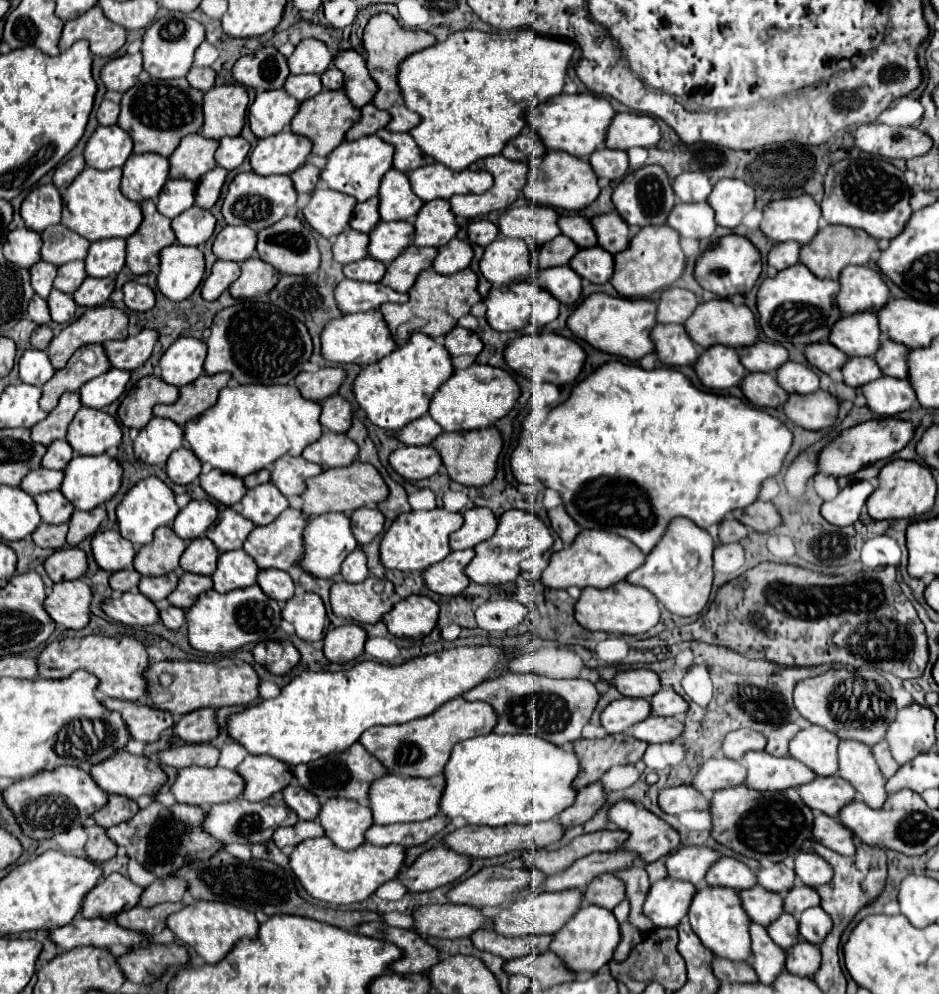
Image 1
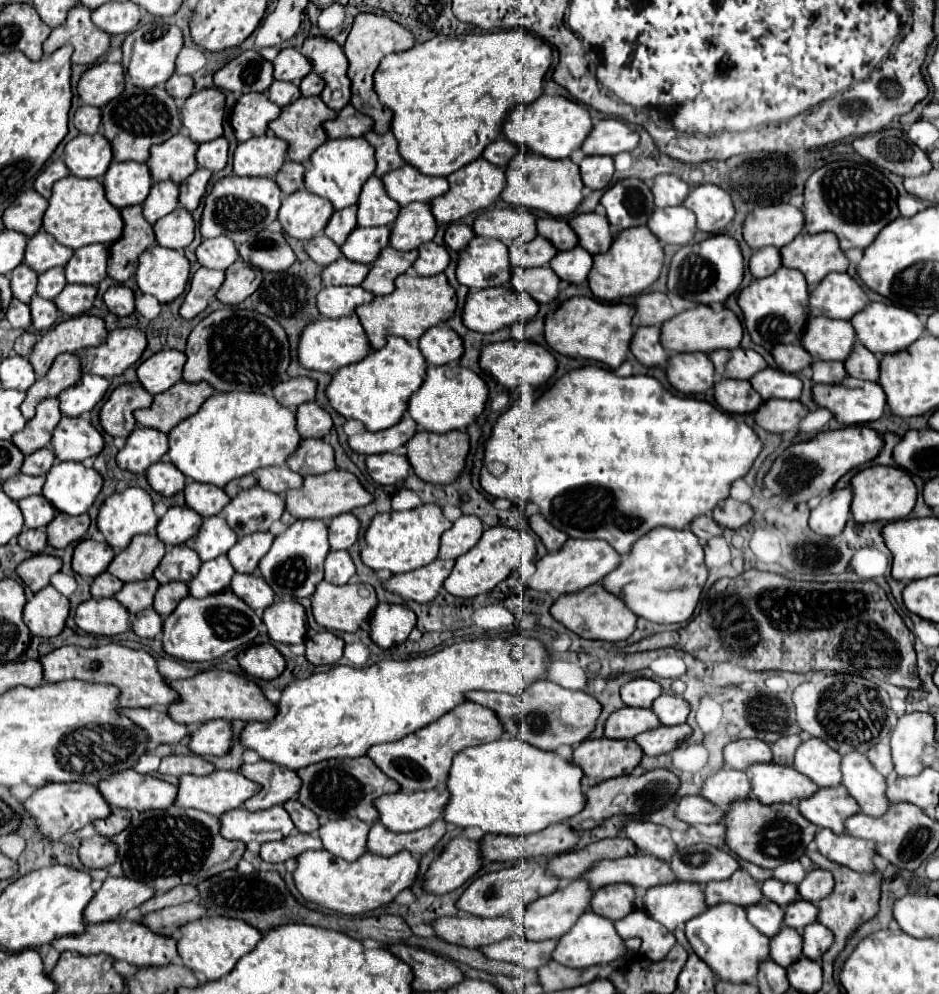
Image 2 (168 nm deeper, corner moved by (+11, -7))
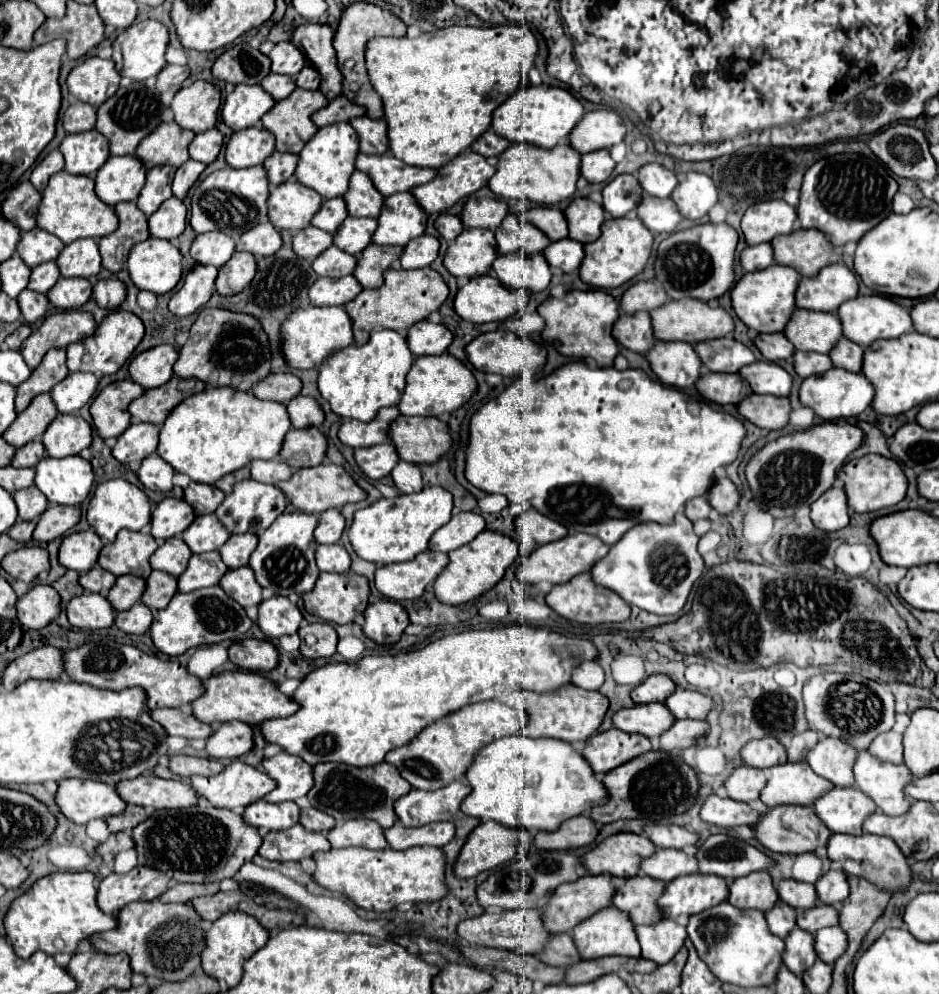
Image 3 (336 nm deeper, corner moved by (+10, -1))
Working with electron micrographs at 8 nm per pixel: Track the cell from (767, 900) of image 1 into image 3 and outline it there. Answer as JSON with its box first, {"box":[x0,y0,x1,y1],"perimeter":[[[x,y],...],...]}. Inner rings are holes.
{"box":[766,901,796,939],"perimeter":[[[778,901],[778,905],[774,905],[770,913],[766,913],[766,921],[774,935],[778,935],[780,939],[786,939],[788,933],[796,927],[796,909],[786,905],[784,901]]]}

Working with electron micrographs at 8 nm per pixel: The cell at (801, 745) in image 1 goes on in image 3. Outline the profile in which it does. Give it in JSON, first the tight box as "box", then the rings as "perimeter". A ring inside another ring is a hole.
{"box":[806,737,858,787],"perimeter":[[[824,737],[818,741],[814,749],[810,749],[806,761],[808,765],[824,779],[832,781],[836,787],[852,787],[854,785],[854,761],[858,749],[844,743],[842,739]]]}

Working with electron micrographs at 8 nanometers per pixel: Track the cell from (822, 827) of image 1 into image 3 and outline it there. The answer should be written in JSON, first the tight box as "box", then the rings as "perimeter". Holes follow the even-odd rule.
{"box":[828,833,914,893],"perimeter":[[[834,833],[828,841],[828,857],[830,857],[830,861],[838,863],[844,873],[862,877],[862,879],[870,881],[874,887],[884,889],[888,893],[904,891],[912,883],[912,877],[914,877],[910,863],[904,857],[904,853],[898,849],[898,845],[890,837],[882,837],[882,835],[866,833],[866,835],[854,837],[854,835]]]}

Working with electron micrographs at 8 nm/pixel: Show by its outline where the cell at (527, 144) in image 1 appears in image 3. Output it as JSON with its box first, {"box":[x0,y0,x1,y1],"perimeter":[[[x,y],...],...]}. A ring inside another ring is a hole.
{"box":[470,129,510,157],"perimeter":[[[488,129],[486,133],[482,133],[482,137],[478,137],[470,149],[482,157],[498,157],[506,147],[510,145],[510,141],[506,141],[504,137],[498,137],[492,129]]]}

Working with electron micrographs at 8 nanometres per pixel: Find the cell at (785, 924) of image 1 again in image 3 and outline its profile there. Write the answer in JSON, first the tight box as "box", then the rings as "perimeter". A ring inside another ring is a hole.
{"box":[784,927,816,975],"perimeter":[[[798,927],[792,929],[790,937],[786,937],[786,951],[784,951],[784,965],[796,973],[802,975],[806,969],[810,969],[816,961],[814,951],[814,935],[808,931],[802,931]]]}

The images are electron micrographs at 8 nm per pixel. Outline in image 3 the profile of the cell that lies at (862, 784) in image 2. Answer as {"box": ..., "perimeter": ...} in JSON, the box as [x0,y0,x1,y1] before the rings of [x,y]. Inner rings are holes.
{"box":[854,751,914,815],"perimeter":[[[860,751],[854,763],[856,787],[872,797],[876,807],[886,815],[904,815],[912,801],[904,795],[904,787],[914,779],[906,765],[882,763],[868,751]]]}

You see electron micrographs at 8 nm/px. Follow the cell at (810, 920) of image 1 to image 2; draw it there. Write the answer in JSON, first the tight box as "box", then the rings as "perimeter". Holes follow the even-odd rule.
{"box":[801,923,833,961],"perimeter":[[[809,923],[803,929],[801,937],[803,937],[803,955],[813,961],[819,961],[825,949],[829,949],[829,943],[833,943],[833,933],[821,923]]]}

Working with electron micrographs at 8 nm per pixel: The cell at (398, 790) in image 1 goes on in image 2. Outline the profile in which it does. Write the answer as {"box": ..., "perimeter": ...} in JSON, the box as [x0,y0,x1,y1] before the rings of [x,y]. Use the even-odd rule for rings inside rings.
{"box":[373,789,449,833],"perimeter":[[[429,789],[405,793],[397,791],[391,795],[381,795],[373,801],[379,821],[393,833],[411,833],[435,819],[443,817],[443,807],[449,799],[447,789]]]}

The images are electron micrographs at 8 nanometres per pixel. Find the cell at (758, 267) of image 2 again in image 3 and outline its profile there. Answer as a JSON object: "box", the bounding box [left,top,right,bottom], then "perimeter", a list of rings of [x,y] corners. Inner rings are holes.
{"box":[740,243,772,271],"perimeter":[[[760,243],[756,247],[746,247],[740,253],[740,265],[744,271],[758,271],[758,269],[766,269],[768,265],[772,265],[772,245],[770,243]]]}

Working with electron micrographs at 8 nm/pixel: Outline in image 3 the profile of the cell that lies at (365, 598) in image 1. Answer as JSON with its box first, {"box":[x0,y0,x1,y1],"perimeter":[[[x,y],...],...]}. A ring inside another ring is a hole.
{"box":[302,573,370,625],"perimeter":[[[320,573],[314,589],[302,595],[304,609],[310,615],[328,623],[336,623],[336,625],[352,623],[356,615],[364,613],[368,605],[368,597],[370,597],[368,579],[362,575],[354,575],[354,573]]]}

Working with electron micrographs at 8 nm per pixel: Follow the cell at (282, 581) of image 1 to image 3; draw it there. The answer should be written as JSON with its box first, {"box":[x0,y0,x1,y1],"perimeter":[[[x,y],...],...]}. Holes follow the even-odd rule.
{"box":[218,567,262,607],"perimeter":[[[240,567],[234,571],[226,571],[226,575],[218,583],[226,595],[238,601],[242,607],[258,605],[262,601],[262,587],[254,579],[254,571],[250,567]]]}

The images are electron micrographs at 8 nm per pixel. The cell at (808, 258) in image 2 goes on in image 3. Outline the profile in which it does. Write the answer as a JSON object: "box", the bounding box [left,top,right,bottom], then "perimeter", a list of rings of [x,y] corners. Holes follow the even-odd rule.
{"box":[770,229,842,277],"perimeter":[[[798,229],[790,235],[778,235],[770,245],[774,249],[774,263],[794,267],[802,277],[814,277],[822,267],[842,259],[818,229]]]}

